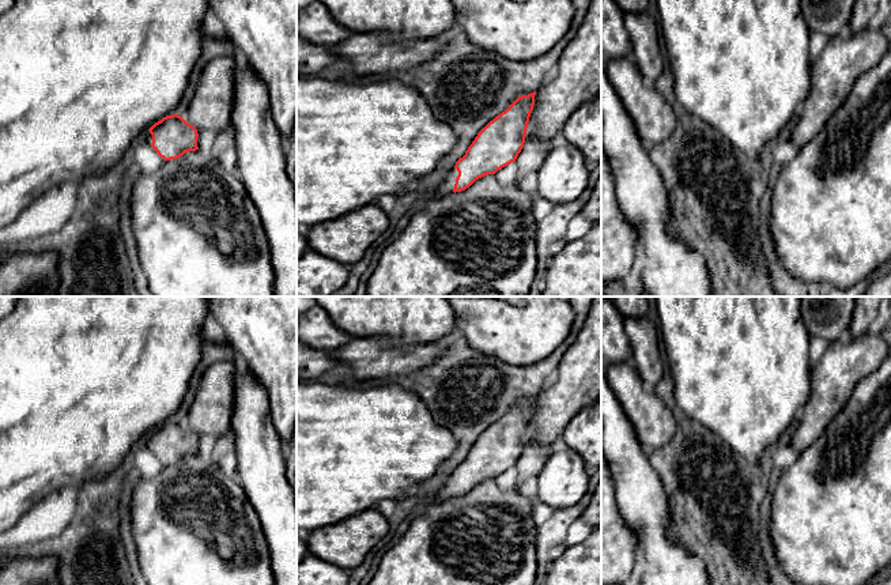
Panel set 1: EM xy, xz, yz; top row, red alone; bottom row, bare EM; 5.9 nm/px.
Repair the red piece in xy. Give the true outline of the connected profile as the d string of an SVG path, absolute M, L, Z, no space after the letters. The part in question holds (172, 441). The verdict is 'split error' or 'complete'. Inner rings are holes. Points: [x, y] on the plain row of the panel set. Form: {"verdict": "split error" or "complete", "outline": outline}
{"verdict": "split error", "outline": "M233 361L214 362L209 365L203 373L188 418L184 422L178 419L166 420L155 427L148 434L150 439L146 448L148 448L161 463L171 465L182 461L185 457L199 454L199 434L208 434L215 438L233 434L234 374L237 371L238 366Z"}

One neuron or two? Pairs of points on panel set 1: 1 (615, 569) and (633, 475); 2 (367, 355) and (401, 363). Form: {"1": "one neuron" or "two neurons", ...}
{"1": "two neurons", "2": "one neuron"}

